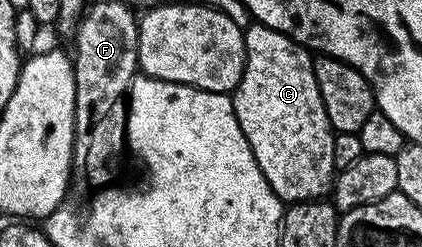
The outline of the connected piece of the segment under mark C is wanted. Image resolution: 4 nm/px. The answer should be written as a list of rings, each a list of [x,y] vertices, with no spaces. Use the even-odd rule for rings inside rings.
[[[250,23],[249,27],[244,29],[244,34],[245,69],[239,86],[231,95],[237,121],[251,146],[251,154],[255,154],[259,170],[282,202],[300,202],[324,197],[334,186],[335,133],[323,106],[323,94],[319,94],[319,82],[313,69],[314,57],[310,49],[297,44],[279,30],[271,30],[266,24]]]

